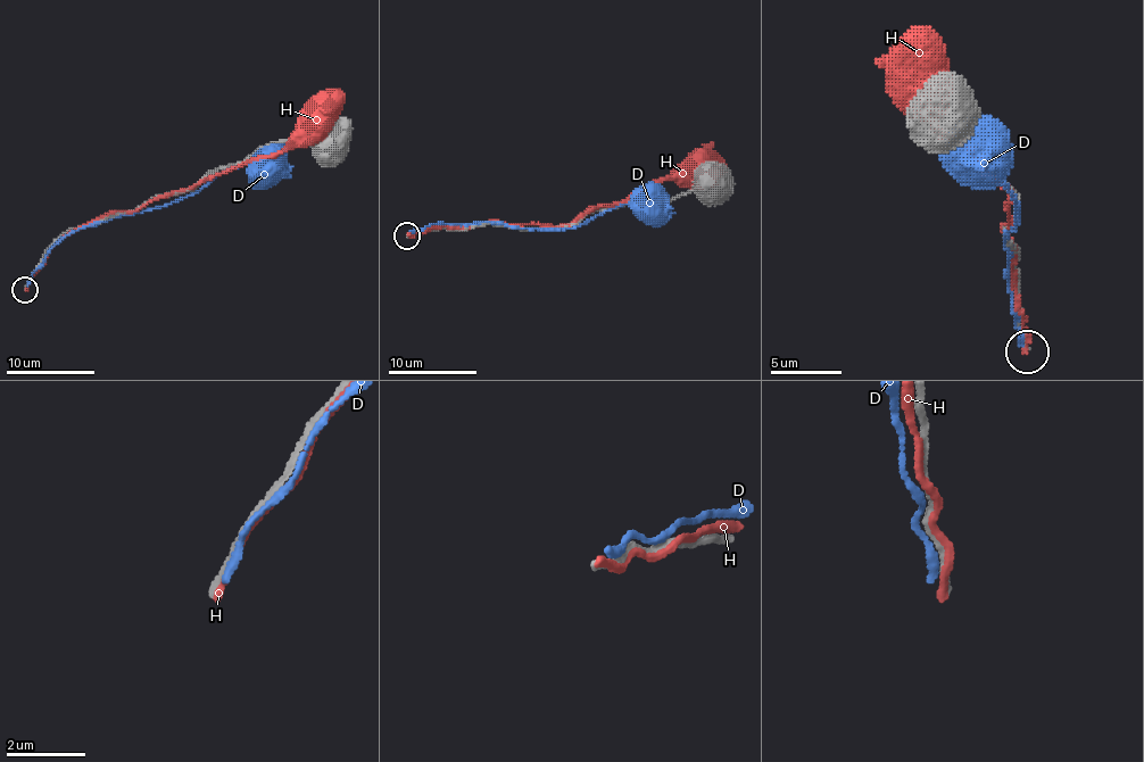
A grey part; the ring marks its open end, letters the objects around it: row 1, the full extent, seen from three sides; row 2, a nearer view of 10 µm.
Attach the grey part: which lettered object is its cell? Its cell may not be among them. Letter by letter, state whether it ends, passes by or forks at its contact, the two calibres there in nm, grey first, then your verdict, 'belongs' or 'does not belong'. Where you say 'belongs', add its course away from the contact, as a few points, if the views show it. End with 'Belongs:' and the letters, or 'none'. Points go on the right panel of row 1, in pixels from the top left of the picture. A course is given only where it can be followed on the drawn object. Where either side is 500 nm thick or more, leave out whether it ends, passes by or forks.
D: it ends; calibres 170 and 240 nm; does not belong
H: it passes by; calibres 150 and 170 nm; does not belong
Belongs: none

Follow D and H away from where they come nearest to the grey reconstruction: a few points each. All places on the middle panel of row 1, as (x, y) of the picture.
D: (412, 232), (431, 224), (491, 222), (575, 229), (618, 206), (639, 206)
H: (414, 232), (491, 222), (562, 226), (599, 206), (624, 201), (644, 187), (679, 177), (697, 164)

